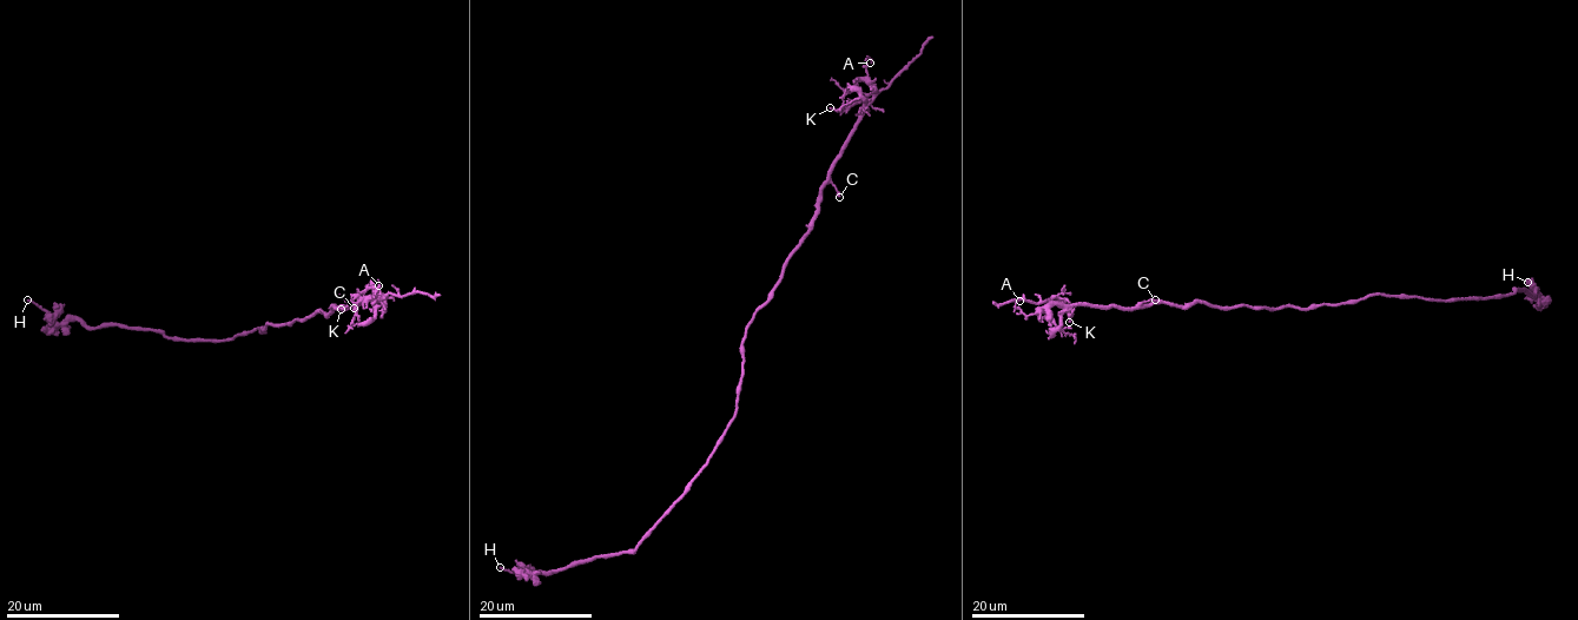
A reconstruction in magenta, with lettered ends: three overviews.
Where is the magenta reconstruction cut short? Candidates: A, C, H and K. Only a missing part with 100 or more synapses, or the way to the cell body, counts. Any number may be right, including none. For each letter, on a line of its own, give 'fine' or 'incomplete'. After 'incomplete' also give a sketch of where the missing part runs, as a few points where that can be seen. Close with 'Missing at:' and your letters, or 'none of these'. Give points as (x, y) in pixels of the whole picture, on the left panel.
A: fine
C: fine
H: fine
K: fine
Missing at: none of these

